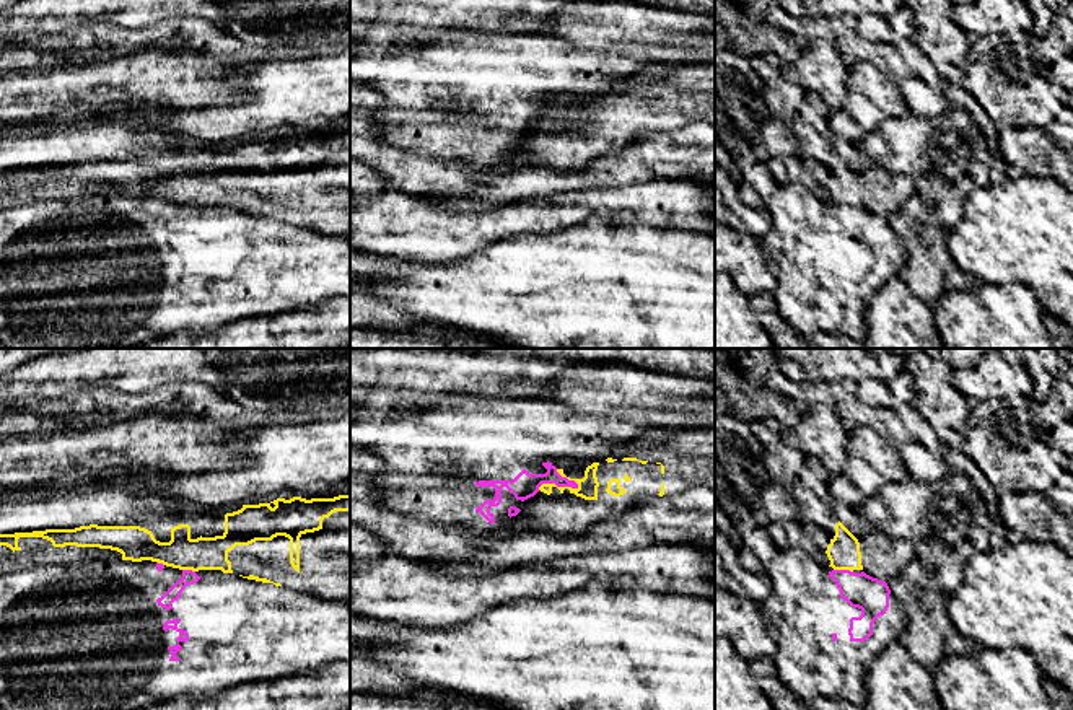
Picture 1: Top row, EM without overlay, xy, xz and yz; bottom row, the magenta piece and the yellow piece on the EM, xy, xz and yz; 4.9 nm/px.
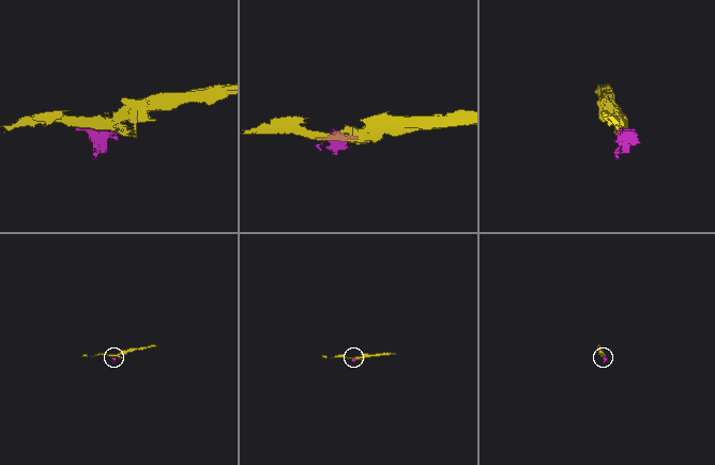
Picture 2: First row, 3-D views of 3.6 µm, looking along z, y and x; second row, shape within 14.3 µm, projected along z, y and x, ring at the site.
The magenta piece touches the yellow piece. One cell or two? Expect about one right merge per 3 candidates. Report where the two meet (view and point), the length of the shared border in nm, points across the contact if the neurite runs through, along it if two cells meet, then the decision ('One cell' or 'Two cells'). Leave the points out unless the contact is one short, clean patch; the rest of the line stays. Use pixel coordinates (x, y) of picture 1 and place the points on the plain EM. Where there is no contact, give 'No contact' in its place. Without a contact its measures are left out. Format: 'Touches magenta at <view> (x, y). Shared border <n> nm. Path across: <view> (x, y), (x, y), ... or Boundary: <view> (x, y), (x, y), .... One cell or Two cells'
Touches magenta at xz (557, 121). Shared border 200 nm. Two cells

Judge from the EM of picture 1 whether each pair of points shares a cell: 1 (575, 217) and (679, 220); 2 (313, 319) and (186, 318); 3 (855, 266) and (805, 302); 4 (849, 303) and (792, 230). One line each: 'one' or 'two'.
1: one
2: two
3: one
4: one

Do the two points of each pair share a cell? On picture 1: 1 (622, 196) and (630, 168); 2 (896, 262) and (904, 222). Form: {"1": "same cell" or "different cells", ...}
{"1": "different cells", "2": "different cells"}

